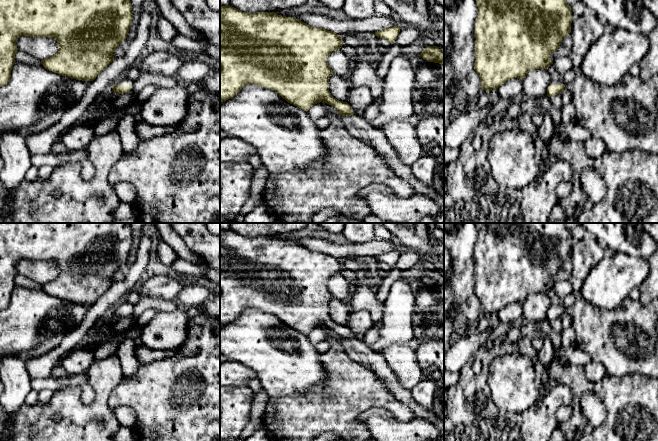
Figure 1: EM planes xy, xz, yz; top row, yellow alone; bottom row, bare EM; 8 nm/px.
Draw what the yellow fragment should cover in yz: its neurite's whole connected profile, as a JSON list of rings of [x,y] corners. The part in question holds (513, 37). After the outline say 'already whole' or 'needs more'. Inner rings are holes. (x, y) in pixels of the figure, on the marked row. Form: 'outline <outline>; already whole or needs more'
outline [[[476,0],[478,15],[475,23],[475,63],[474,70],[480,77],[482,90],[490,92],[498,89],[510,79],[518,78],[522,81],[527,73],[535,69],[548,69],[553,64],[550,60],[551,55],[560,47],[563,38],[571,32],[572,12],[566,0]]]; already whole

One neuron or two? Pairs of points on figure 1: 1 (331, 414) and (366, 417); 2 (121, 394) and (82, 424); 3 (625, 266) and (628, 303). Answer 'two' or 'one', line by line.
1: two
2: two
3: two

